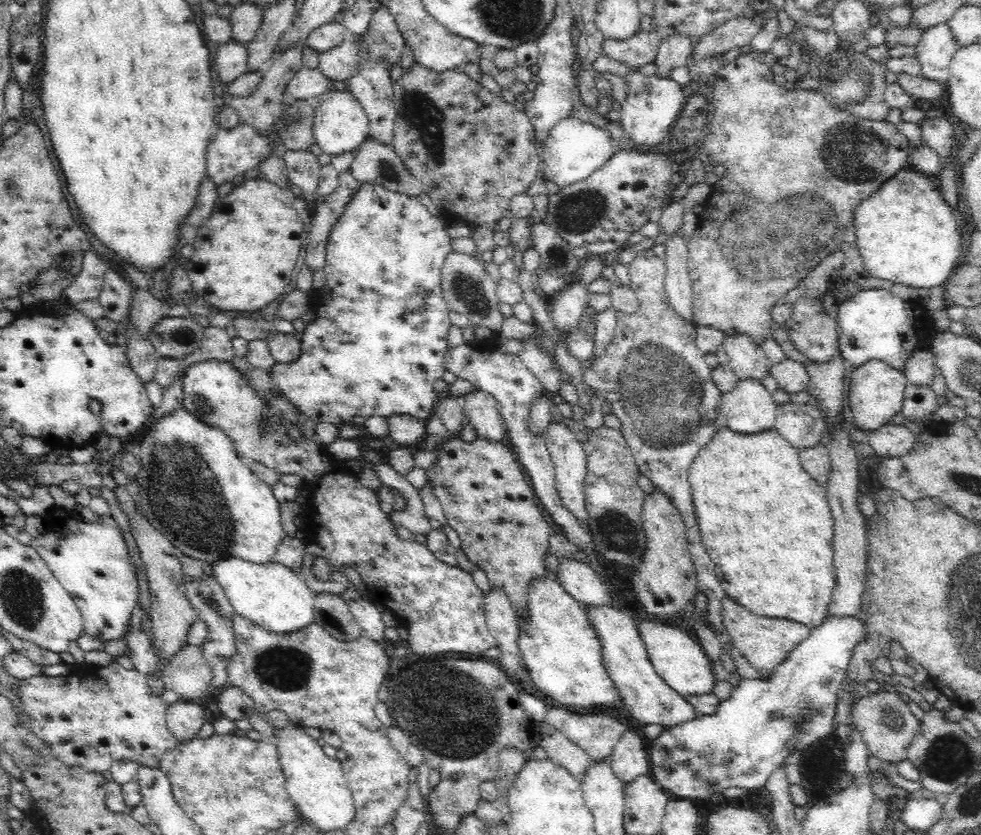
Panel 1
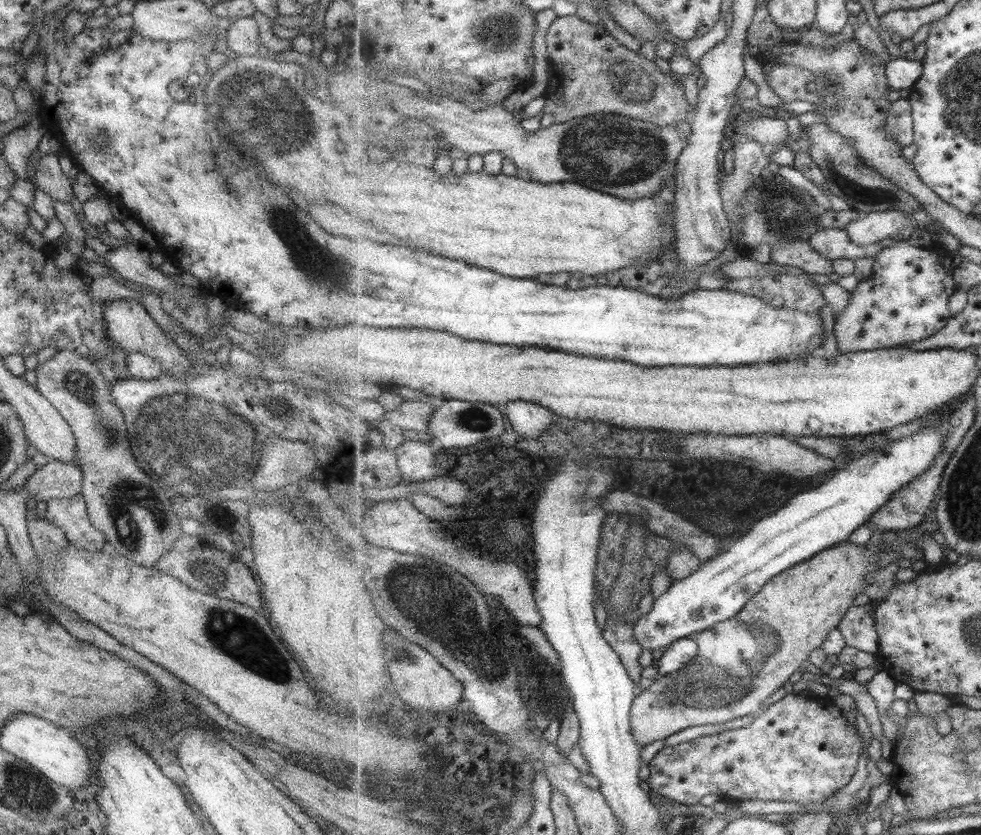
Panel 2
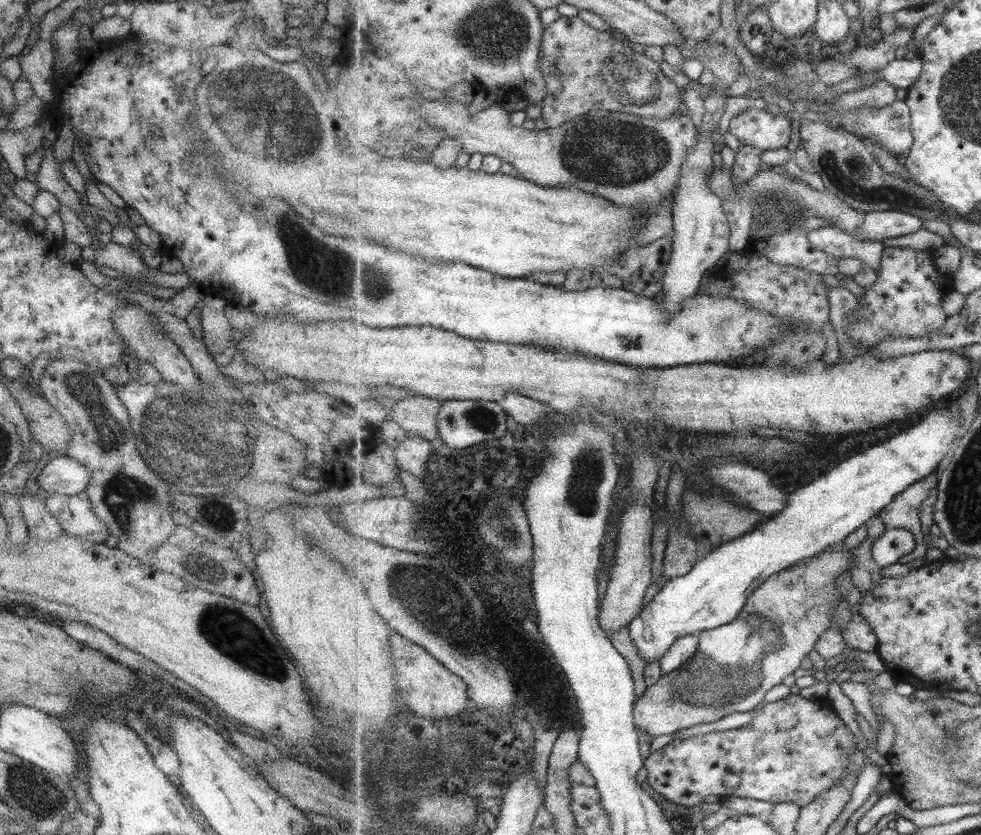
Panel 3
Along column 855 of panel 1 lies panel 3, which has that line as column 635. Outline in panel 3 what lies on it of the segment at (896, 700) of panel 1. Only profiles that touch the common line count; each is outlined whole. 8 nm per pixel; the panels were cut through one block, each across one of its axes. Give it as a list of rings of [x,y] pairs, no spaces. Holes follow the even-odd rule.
[[[834,547],[823,551],[811,562],[793,565],[776,575],[769,577],[752,595],[748,604],[741,612],[739,619],[723,627],[713,628],[700,634],[700,648],[681,668],[661,675],[658,681],[648,687],[645,694],[638,698],[635,704],[635,724],[637,730],[646,732],[649,737],[675,734],[685,728],[693,728],[697,724],[717,722],[733,712],[757,712],[763,699],[781,685],[781,682],[801,668],[803,660],[815,650],[817,641],[825,631],[831,629],[834,618],[834,608],[844,600],[835,586],[835,580],[843,572],[851,573],[853,569],[853,550]]]

